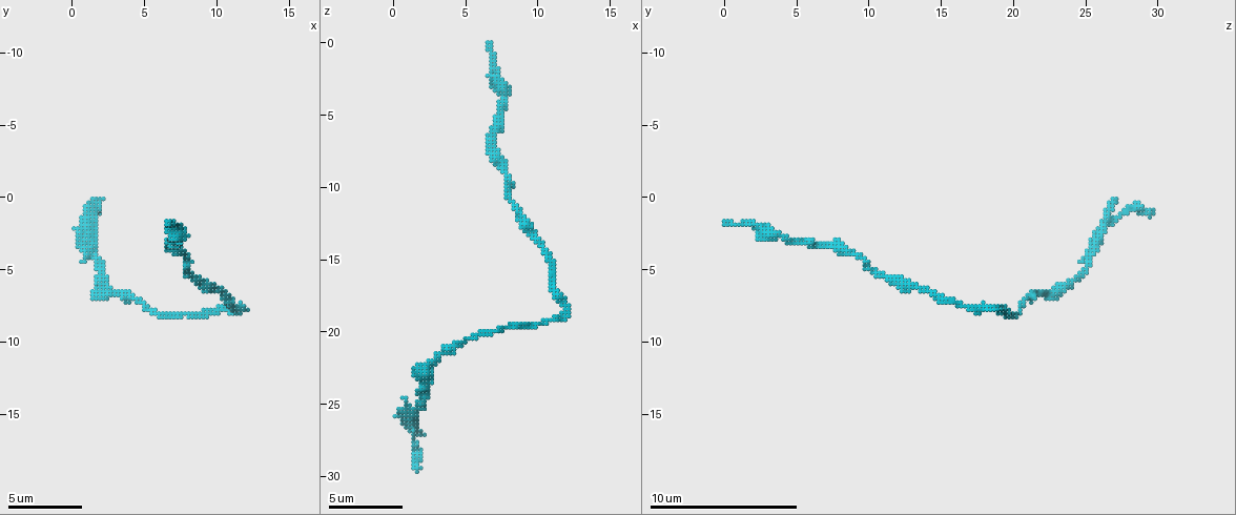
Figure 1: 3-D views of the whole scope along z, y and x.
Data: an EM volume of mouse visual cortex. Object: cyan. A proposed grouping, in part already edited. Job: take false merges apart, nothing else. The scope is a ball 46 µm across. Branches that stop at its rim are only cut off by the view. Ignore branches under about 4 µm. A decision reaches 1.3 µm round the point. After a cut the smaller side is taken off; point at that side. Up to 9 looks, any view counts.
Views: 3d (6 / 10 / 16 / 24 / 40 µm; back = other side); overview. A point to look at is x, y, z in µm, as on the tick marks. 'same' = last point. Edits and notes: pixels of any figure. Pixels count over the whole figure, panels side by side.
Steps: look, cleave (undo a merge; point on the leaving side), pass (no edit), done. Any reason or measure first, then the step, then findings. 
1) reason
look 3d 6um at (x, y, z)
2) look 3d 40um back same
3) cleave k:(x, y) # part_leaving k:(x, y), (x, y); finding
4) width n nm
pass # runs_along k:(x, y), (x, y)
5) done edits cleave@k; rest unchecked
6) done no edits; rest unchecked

sudden change in width
look 3d 10um at (2.2, 6.0, 24.0)

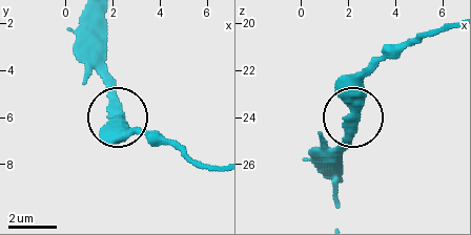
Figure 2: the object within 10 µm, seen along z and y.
look 3d 10um back at (2.2, 5.9, 24.1)

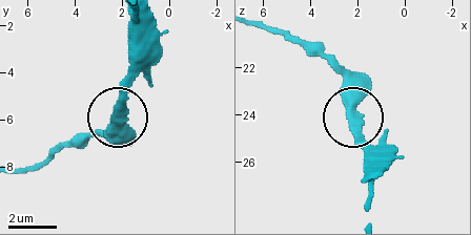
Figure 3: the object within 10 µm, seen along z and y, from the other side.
width 350 nm
pass # runs_along 3:(21, 168), (106, 132), (130, 67); one cell here

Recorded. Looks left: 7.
two arms at a narrow angle
look 3d 10um at (1.6, 2.0, 26.4)

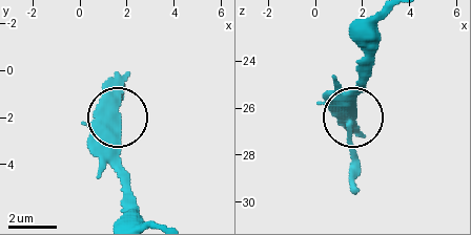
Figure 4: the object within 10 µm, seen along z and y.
look 3d 10um back at (1.5, 2.3, 26.3)

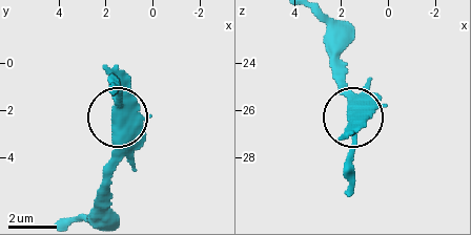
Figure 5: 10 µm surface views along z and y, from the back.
width 340 nm
pass # runs_along 5:(314, 17), (334, 77), (349, 99), (355, 165); all the same cell

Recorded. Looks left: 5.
calibre changes
look 3d 6um at (5.2, 7.4, 20.6)

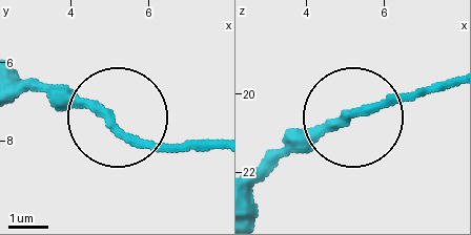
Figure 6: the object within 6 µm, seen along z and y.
pass # continuous, no second cell

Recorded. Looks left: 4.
look 3d 10um at (11.8, 7.8, 18.4)

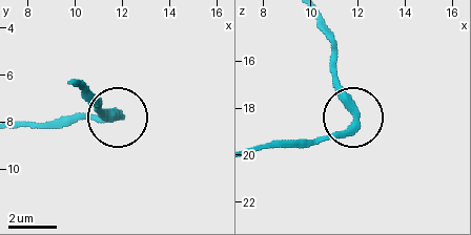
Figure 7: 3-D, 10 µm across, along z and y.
width 320 nm
pass # runs_along 7:(120, 118), (74, 118); one cell here

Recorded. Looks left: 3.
done no edits; rest unchecked

